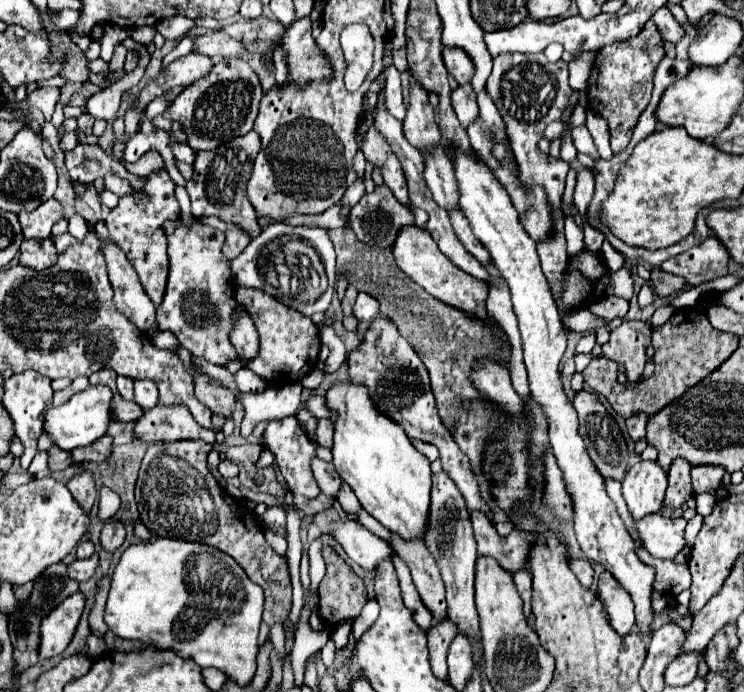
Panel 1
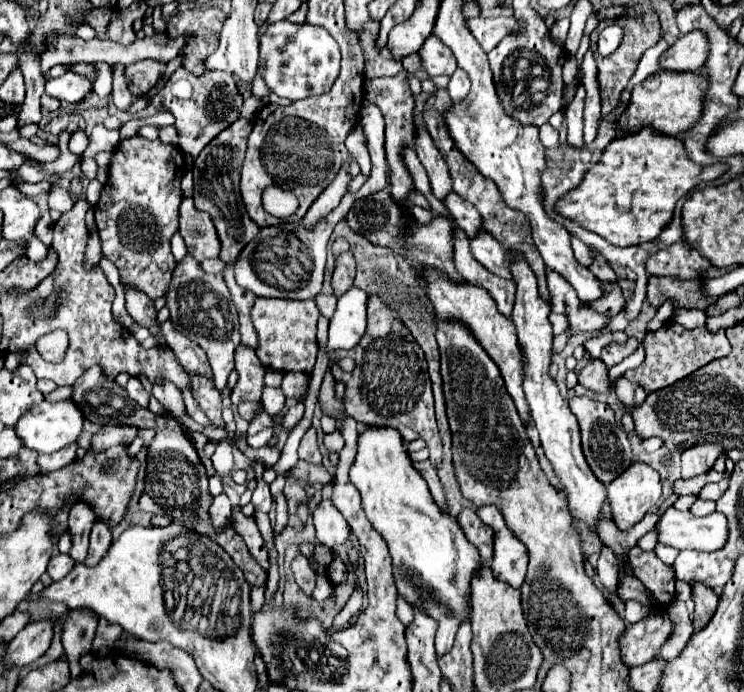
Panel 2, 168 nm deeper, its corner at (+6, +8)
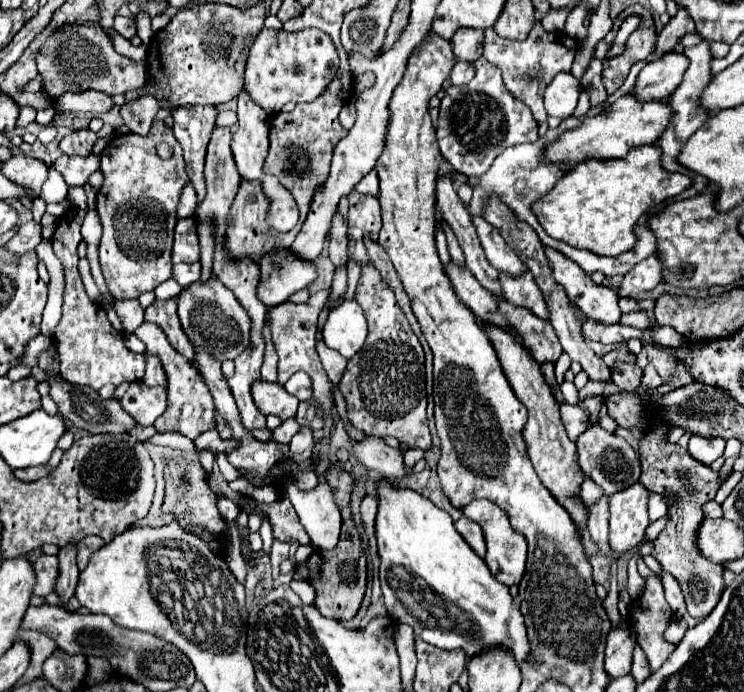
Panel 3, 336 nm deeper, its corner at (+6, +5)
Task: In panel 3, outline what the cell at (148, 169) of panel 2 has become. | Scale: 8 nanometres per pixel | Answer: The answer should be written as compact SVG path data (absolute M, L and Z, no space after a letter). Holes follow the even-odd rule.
M154 121L148 135L140 137L134 133L116 135L100 155L100 171L104 173L104 183L96 195L96 209L102 221L102 241L100 241L100 265L104 271L106 285L116 299L136 299L144 291L152 291L156 285L164 283L172 275L170 263L170 247L174 241L174 225L176 225L176 205L182 189L190 181L186 175L182 149L174 139L170 127L164 121ZM168 143L174 149L174 155L168 161L162 161L156 155L156 145Z

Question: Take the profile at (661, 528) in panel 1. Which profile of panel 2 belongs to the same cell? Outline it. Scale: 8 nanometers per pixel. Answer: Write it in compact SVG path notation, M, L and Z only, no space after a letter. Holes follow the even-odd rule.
M668 508L654 526L658 542L678 550L690 548L698 552L714 552L726 542L726 516L712 512L710 516L696 518L690 512Z

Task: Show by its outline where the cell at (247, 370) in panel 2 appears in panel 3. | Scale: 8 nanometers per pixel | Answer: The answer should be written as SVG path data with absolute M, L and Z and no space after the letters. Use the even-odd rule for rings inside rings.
M254 383L254 403L264 415L276 415L282 421L296 417L298 399L276 383Z

